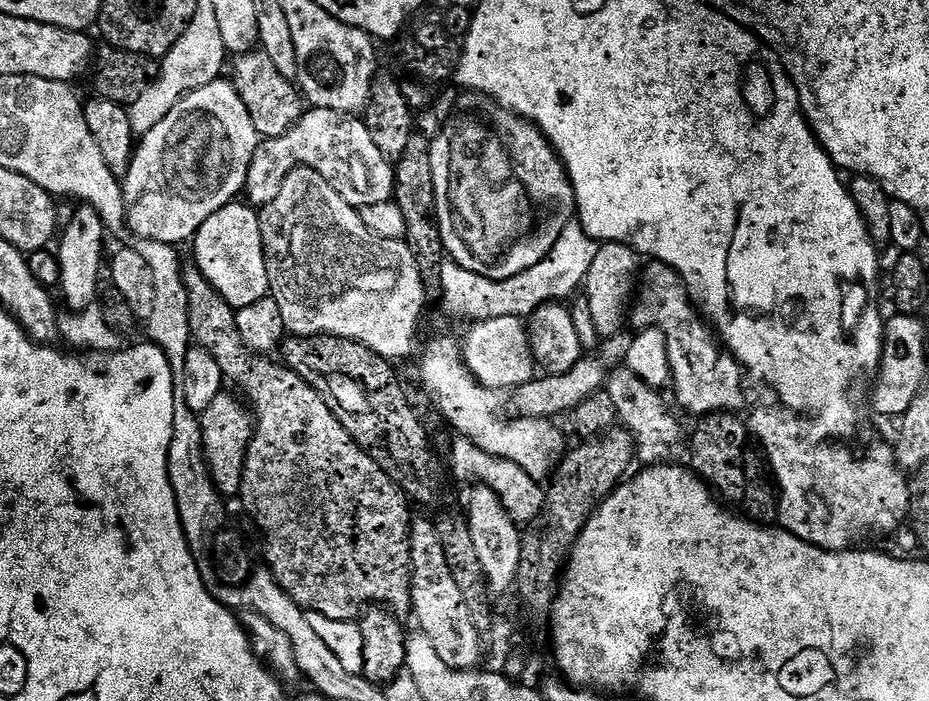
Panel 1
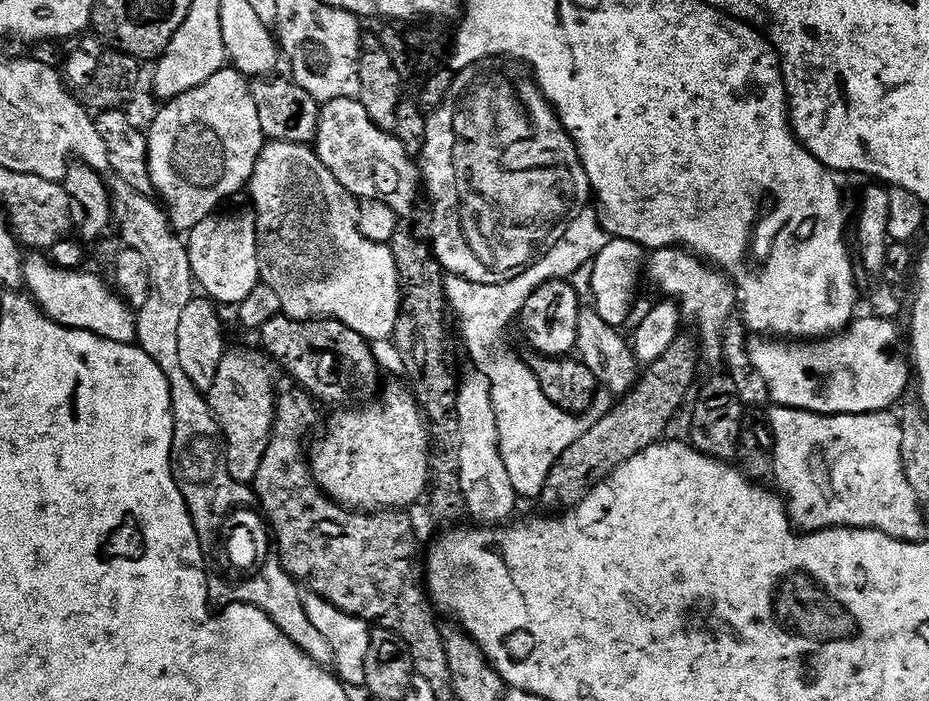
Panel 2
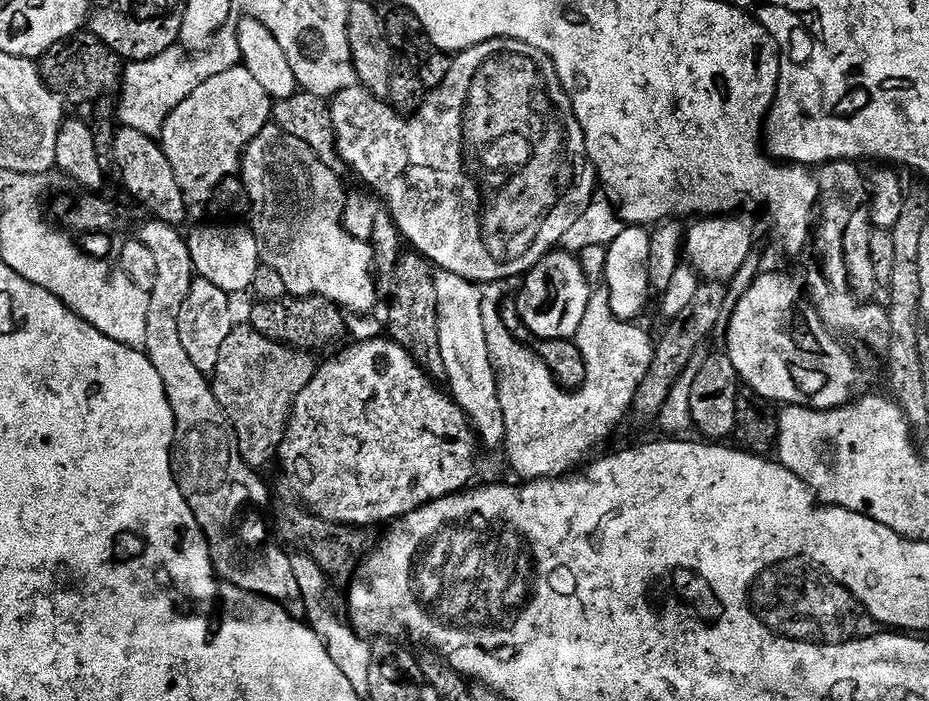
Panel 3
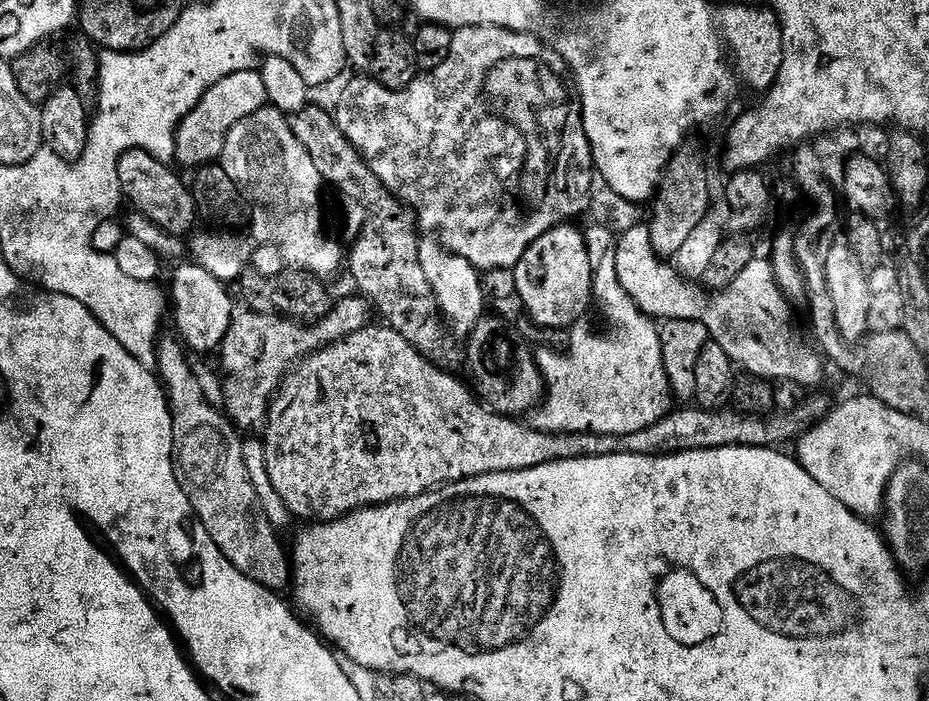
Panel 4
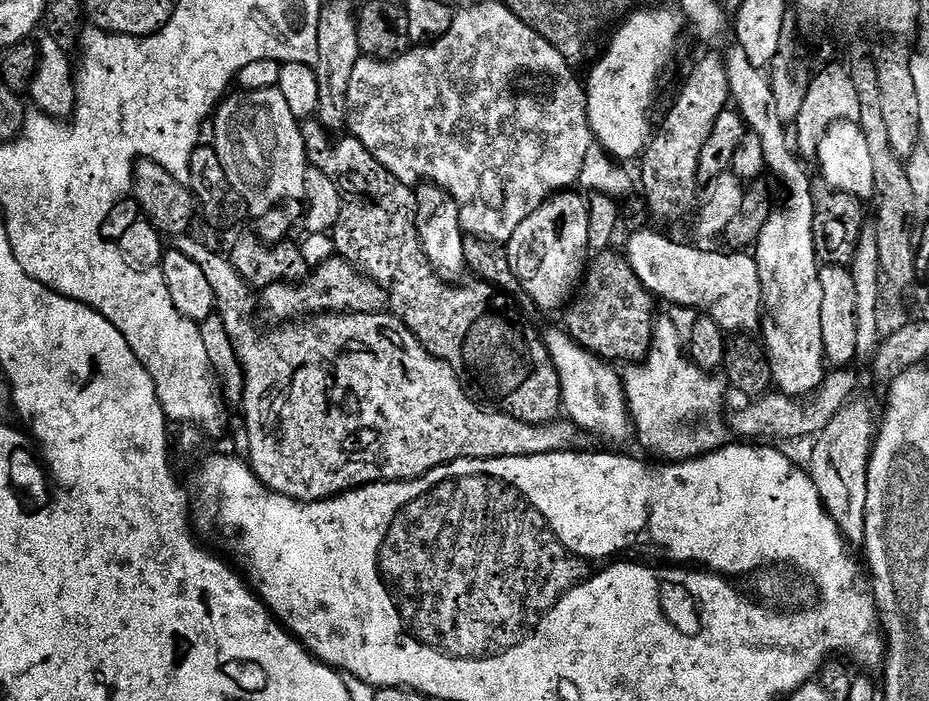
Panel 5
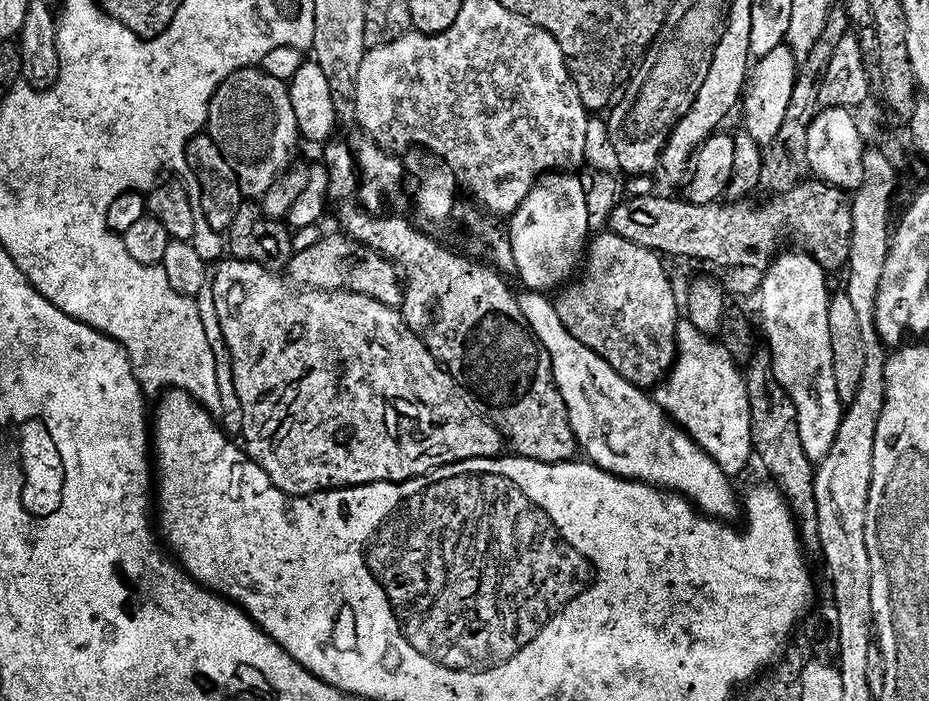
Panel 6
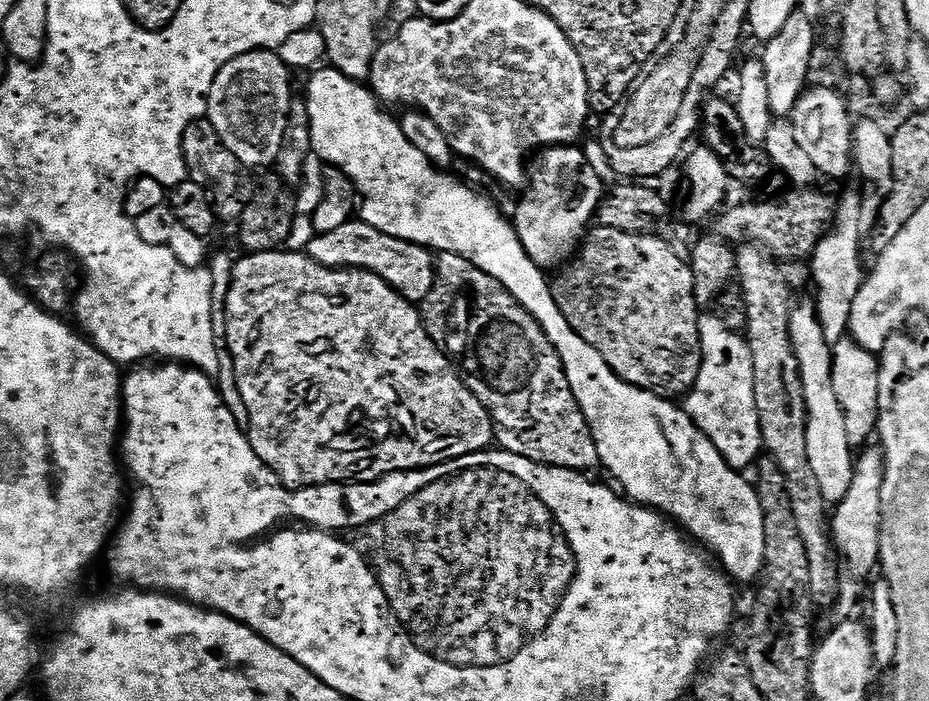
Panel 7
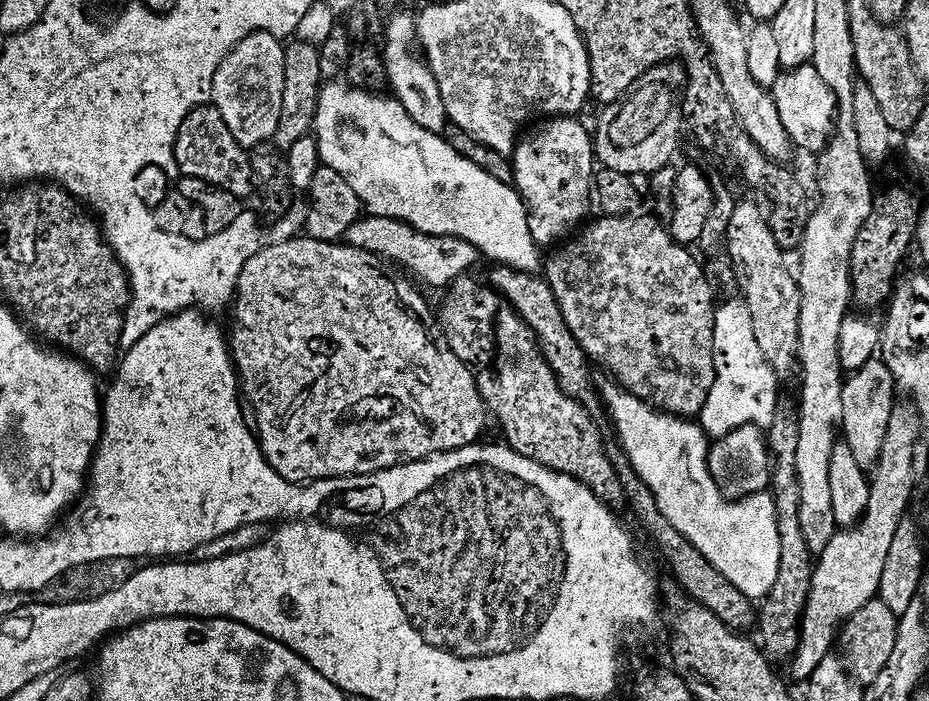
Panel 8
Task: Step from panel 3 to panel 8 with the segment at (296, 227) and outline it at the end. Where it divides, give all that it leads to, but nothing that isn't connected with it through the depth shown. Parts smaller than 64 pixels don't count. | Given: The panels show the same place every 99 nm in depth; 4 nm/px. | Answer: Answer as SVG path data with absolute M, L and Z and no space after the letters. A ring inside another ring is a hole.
M255 32L232 49L231 54L222 62L222 66L218 66L218 74L214 74L211 103L222 114L222 118L226 118L226 126L230 126L234 138L238 138L238 142L246 150L275 141L278 118L282 118L282 90L286 86L284 50L285 45L281 37Z

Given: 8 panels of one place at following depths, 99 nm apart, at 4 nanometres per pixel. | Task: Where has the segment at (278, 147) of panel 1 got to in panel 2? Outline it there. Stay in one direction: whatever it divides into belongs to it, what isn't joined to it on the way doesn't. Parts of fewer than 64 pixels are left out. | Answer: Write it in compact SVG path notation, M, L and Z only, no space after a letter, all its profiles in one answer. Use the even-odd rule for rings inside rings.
M338 98L321 107L314 151L343 188L361 201L375 197L397 214L415 206L416 164L412 161L415 159L395 134L384 132L372 121L360 99Z

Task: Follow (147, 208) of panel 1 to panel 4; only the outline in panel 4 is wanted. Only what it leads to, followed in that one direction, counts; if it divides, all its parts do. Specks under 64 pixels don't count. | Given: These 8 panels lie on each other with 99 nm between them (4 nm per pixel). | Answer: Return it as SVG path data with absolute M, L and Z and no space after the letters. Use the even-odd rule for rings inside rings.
M241 70L238 74L230 74L222 78L194 106L194 110L180 123L180 130L176 133L177 165L185 164L191 170L199 170L205 164L214 164L219 161L222 150L226 146L226 136L242 118L250 118L258 110L268 104L266 82L262 82L259 71ZM253 71L253 72L252 72Z

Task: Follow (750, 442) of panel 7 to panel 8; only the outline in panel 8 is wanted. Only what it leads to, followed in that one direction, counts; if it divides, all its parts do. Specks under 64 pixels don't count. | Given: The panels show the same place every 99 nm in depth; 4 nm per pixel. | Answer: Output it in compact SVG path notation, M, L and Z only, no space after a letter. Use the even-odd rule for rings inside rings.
M743 299L730 300L716 308L714 366L714 386L710 386L706 406L702 406L698 417L705 436L719 438L751 424L755 428L767 430L774 422L774 414L782 397L776 393L778 379L775 371L758 348L758 338L754 338L754 322Z

